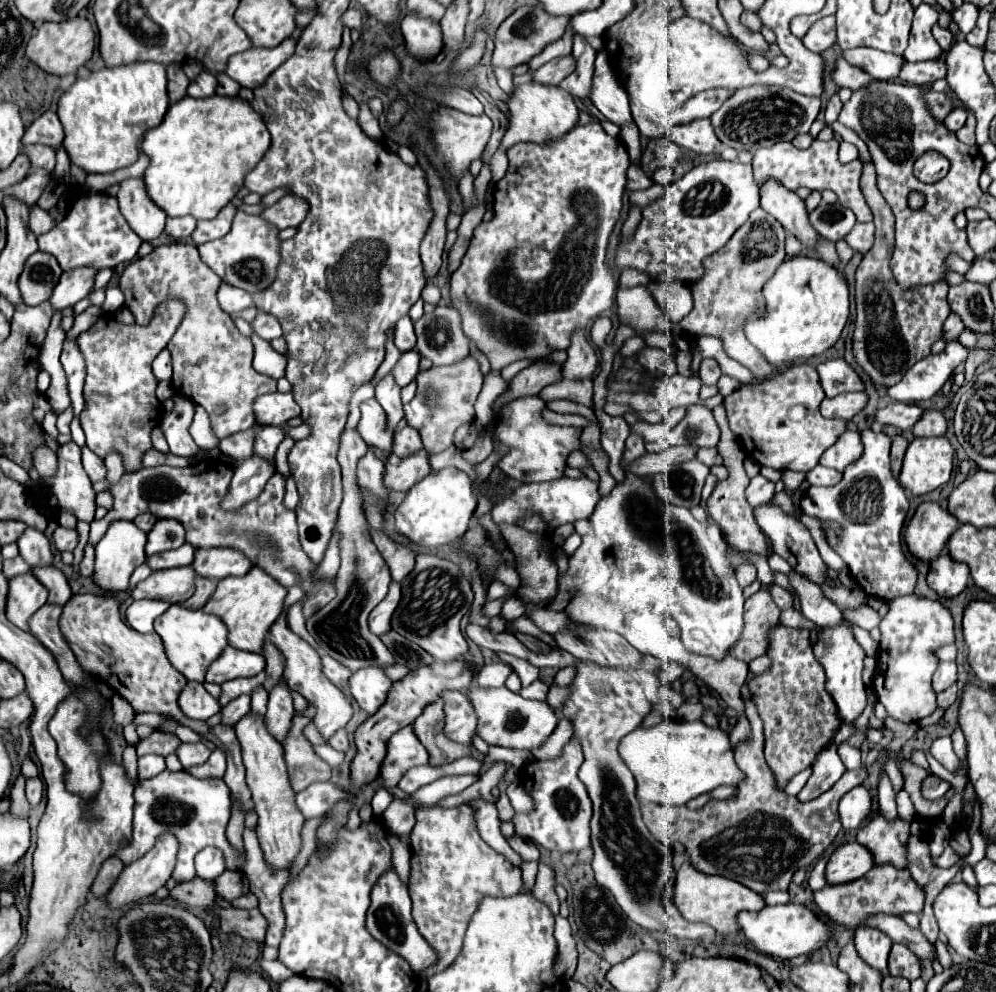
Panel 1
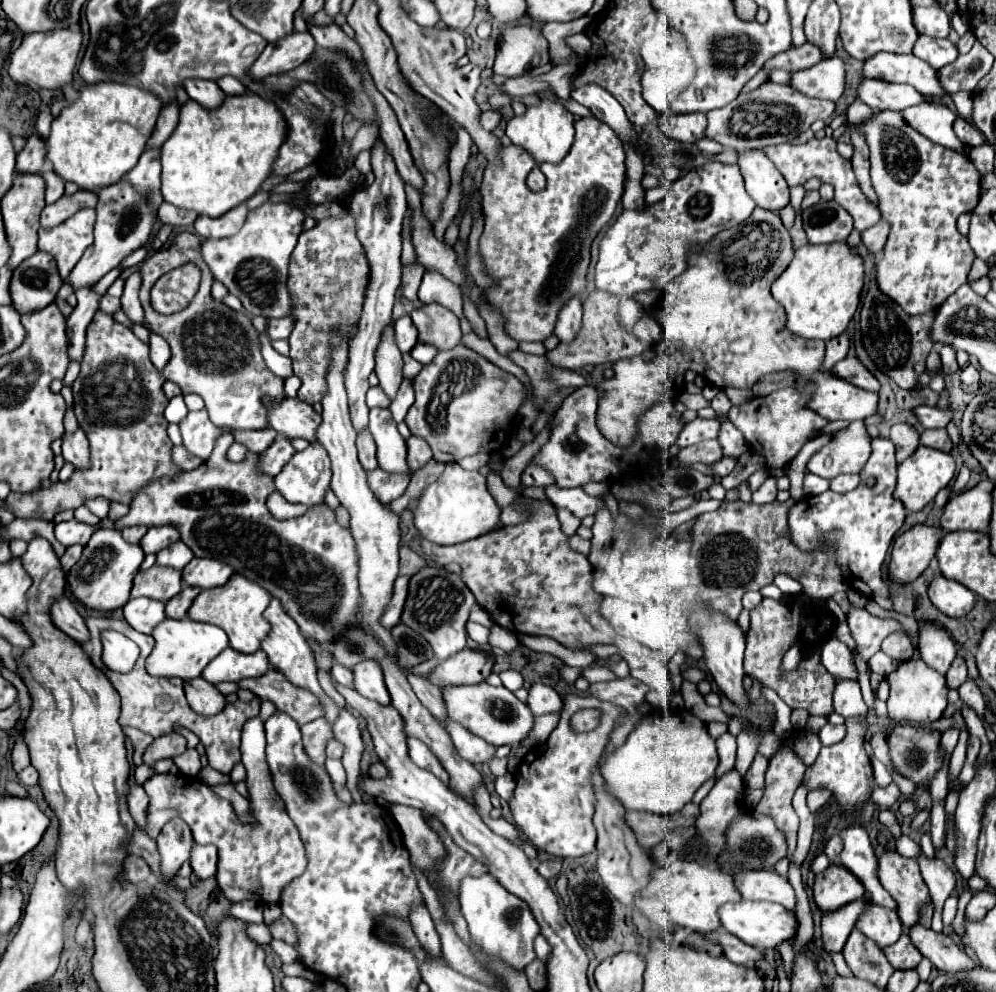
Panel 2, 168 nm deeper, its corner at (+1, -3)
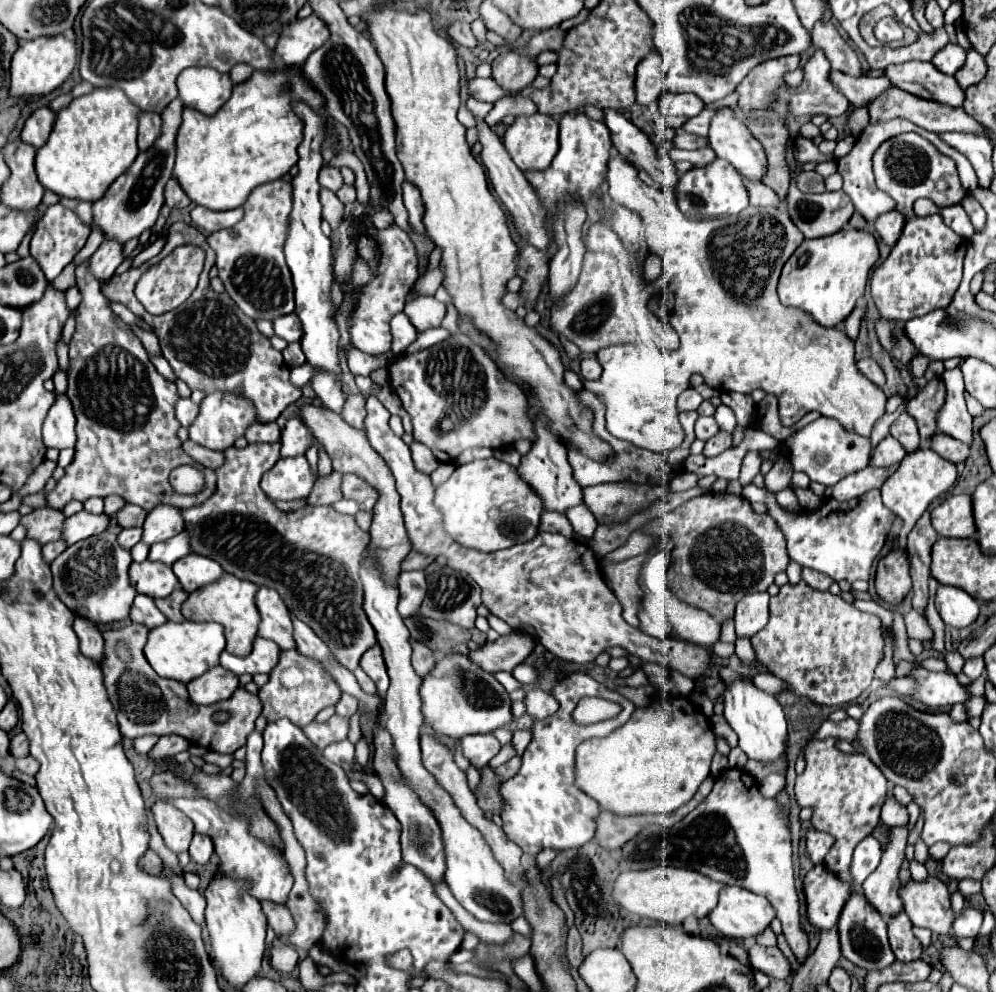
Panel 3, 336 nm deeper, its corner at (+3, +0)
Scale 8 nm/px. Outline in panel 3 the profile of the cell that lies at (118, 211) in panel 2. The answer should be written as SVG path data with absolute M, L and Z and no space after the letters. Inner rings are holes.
M178 98L172 100L166 110L162 110L162 138L158 138L158 142L150 146L150 150L140 152L132 166L112 182L112 186L98 202L92 204L94 222L104 230L108 238L128 242L130 238L140 236L146 228L154 226L164 204L164 186L170 180L174 168L174 138L182 122L182 110L184 108Z

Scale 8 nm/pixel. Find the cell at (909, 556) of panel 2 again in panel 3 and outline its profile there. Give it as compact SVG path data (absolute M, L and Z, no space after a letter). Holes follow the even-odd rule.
M892 550L886 558L882 558L878 562L874 586L876 586L878 596L884 602L888 602L892 606L902 604L904 596L912 588L908 556L900 550Z

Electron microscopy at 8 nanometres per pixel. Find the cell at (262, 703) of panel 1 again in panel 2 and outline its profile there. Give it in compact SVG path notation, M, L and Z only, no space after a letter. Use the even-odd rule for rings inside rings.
M254 717L252 721L244 723L244 729L242 729L240 752L242 755L241 762L246 768L246 781L249 790L249 802L252 807L252 814L258 819L258 825L256 827L248 827L248 825L242 825L230 805L230 801L218 797L210 785L198 781L198 779L186 779L182 775L172 775L172 773L164 773L164 775L154 775L150 777L146 783L144 783L144 789L150 797L150 803L148 803L148 811L146 811L146 833L148 837L156 839L162 831L162 827L170 821L170 819L176 819L180 817L182 821L188 823L190 831L192 831L192 837L194 837L194 843L196 845L216 845L218 849L218 864L216 880L218 886L224 895L238 903L238 901L244 901L244 899L254 899L254 901L260 901L260 903L278 903L280 901L280 893L282 889L296 877L300 877L306 869L306 857L304 857L304 845L302 845L302 839L298 835L298 829L296 825L292 823L292 819L288 817L286 809L284 809L284 801L276 795L276 789L272 785L272 777L270 777L270 771L268 771L268 765L266 765L266 755L264 755L264 747L266 747L266 739L264 739L264 723L260 717Z

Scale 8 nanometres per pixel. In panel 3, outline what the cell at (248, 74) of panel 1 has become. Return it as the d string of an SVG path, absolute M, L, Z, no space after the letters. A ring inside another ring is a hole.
M312 14L308 18L296 18L282 30L274 52L286 66L302 66L306 58L326 42L328 36L330 30L326 30L326 22L320 18L314 18Z

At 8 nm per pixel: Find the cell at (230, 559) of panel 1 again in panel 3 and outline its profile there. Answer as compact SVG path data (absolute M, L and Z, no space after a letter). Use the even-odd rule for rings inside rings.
M188 554L184 558L180 558L174 566L172 566L174 574L178 576L182 588L190 594L214 580L218 580L222 576L222 566L218 562L214 562L212 558L200 556L200 554Z

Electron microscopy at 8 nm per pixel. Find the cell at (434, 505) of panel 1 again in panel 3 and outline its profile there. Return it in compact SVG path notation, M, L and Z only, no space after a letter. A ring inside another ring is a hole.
M496 458L472 460L458 466L452 476L436 488L434 504L444 514L446 532L452 534L458 544L480 552L494 552L532 540L538 534L540 514L544 510L542 498L538 498L538 494L534 494L516 472L514 466Z

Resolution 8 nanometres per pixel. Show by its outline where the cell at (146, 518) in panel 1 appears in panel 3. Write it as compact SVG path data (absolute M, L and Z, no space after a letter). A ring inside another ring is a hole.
M124 528L118 536L118 544L126 550L130 550L134 544L138 544L142 538L142 528Z

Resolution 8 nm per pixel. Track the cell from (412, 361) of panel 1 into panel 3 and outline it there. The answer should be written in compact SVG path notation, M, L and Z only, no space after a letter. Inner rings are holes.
M442 326L434 328L434 330L420 332L420 334L418 334L418 338L416 338L416 342L410 346L410 350L408 350L408 352L416 352L416 350L430 348L430 346L434 346L434 344L438 344L438 342L446 340L448 336L450 336L450 332L448 332L446 328L442 328Z

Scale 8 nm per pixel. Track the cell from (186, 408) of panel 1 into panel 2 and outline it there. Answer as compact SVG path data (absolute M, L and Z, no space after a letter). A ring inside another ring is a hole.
M206 409L202 411L194 411L194 413L188 413L182 421L180 421L180 433L182 433L182 445L188 453L200 457L202 461L206 461L212 453L212 447L214 447L214 441L220 433L228 431L228 429L222 429L222 427L216 427L210 419L208 419L208 413Z

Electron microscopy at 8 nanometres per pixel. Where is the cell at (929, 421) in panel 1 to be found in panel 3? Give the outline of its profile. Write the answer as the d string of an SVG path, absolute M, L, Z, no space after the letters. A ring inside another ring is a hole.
M938 432L934 438L932 438L932 450L936 454L940 454L942 458L950 460L952 464L960 464L960 462L966 462L968 456L970 456L970 448L942 432Z

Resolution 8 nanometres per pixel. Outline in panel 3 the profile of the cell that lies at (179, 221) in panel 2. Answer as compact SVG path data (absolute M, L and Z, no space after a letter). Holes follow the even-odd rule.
M170 178L170 182L166 184L166 206L170 208L186 208L190 204L190 198L186 196L186 192L182 190L182 186L178 184L176 178Z

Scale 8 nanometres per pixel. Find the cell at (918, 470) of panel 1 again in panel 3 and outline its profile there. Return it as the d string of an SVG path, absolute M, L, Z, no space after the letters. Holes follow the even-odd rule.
M920 448L916 452L906 454L902 466L886 480L882 486L882 502L888 510L892 510L898 518L902 518L902 530L899 532L897 547L906 551L907 536L914 526L914 522L922 516L922 512L932 504L934 498L948 492L956 482L956 466L942 456L938 456L930 448Z

